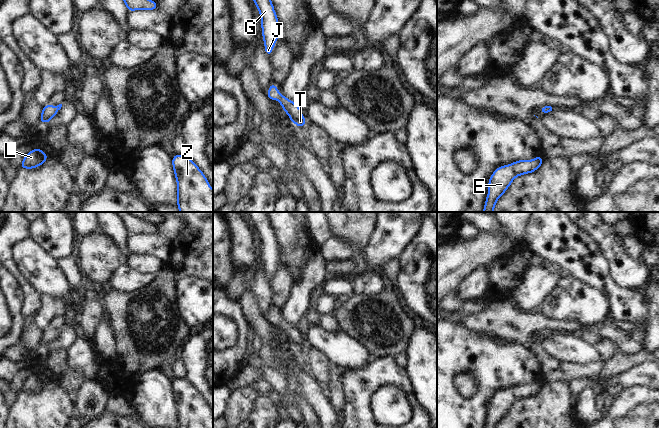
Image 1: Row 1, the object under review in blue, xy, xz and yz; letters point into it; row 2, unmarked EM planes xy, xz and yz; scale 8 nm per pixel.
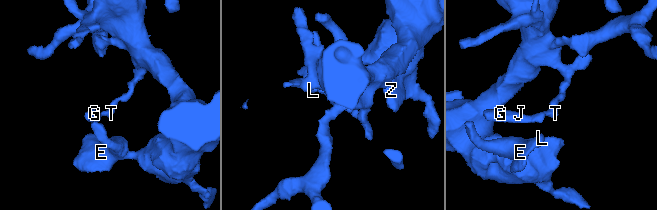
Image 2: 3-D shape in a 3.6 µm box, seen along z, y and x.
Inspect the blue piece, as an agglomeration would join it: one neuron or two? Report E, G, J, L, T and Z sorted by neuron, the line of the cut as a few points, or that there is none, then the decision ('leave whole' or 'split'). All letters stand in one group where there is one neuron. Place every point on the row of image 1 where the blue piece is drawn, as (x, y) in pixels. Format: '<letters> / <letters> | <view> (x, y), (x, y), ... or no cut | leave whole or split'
E G J L T Z | no cut | leave whole

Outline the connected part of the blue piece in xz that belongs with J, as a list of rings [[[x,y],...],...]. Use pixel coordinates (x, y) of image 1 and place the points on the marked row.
[[[253,0],[261,17],[265,53],[269,57],[279,37],[279,21],[271,0]]]

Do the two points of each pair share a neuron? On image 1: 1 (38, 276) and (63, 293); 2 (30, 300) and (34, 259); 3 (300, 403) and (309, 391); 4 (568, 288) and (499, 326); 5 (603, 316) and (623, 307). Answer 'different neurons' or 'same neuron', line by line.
1: same neuron
2: different neurons
3: different neurons
4: different neurons
5: different neurons

